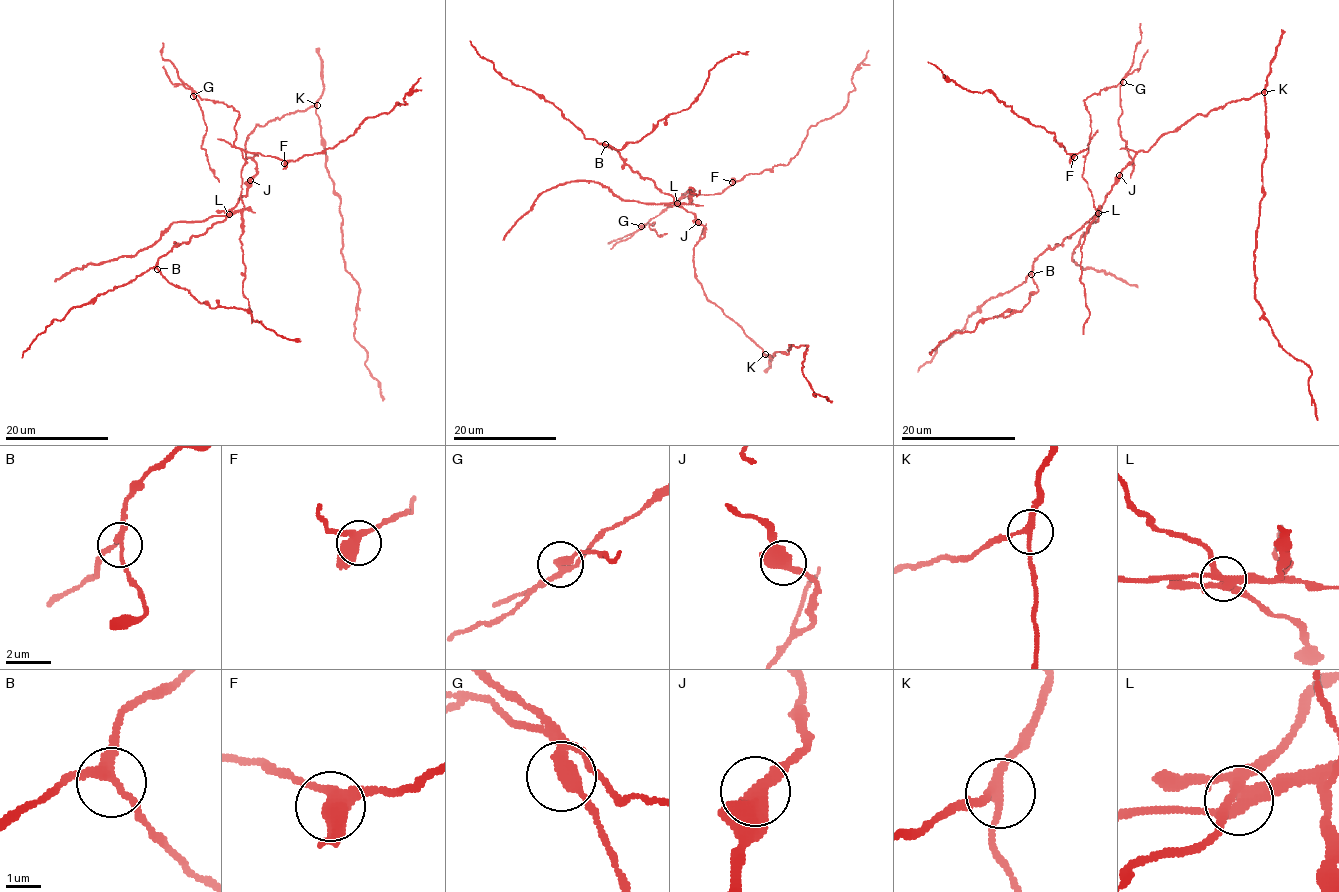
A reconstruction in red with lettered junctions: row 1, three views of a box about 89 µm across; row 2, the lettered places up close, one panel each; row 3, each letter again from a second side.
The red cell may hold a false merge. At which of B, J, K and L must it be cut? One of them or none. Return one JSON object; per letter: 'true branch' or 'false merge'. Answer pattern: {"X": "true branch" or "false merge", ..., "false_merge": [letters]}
{"B": "true branch", "J": "true branch", "K": "true branch", "L": "false merge", "false_merge": ["L"]}

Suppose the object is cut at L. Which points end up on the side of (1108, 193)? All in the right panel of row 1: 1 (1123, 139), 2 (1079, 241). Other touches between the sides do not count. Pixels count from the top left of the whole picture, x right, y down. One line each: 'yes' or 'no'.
1: no
2: no

